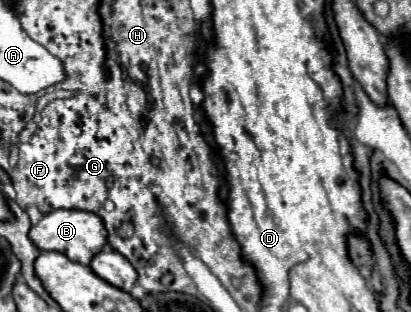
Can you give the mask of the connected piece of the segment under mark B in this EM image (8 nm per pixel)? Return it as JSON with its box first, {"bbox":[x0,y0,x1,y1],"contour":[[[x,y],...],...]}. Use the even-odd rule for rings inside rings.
{"bbox":[30,210,108,264],"contour":[[[54,210],[54,212],[48,212],[36,226],[32,226],[30,238],[40,250],[62,252],[78,264],[90,264],[94,254],[98,254],[108,242],[106,240],[108,234],[104,230],[104,220],[98,214],[86,212],[86,210]]]}

